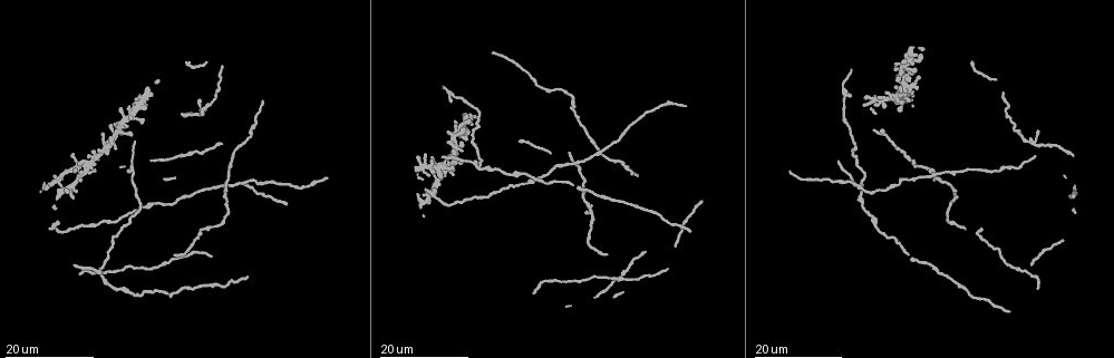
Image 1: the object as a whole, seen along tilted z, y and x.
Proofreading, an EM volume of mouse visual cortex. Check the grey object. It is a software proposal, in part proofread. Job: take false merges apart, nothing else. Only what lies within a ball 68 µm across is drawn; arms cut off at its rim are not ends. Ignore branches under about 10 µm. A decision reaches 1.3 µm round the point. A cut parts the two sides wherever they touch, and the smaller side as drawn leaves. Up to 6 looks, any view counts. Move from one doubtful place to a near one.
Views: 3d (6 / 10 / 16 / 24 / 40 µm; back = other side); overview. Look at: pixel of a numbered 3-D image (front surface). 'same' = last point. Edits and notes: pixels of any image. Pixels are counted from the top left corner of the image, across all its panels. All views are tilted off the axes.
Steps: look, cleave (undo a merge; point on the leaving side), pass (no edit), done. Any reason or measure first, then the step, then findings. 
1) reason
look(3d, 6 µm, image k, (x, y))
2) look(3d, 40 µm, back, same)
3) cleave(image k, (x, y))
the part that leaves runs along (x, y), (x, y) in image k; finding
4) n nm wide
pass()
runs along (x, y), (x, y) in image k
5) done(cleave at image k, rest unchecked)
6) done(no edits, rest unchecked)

calibre changes
look(3d, 16 µm, image 1, (253, 128))

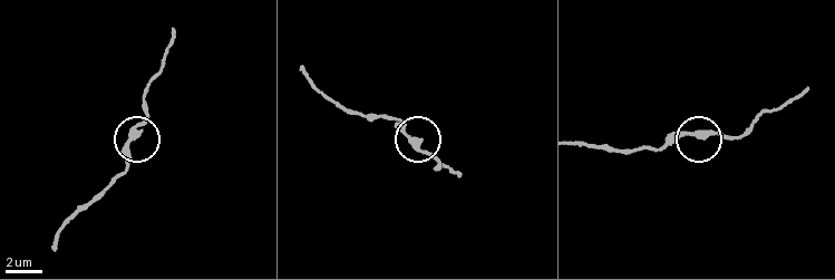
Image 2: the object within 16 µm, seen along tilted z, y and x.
look(3d, 10 µm, image 2, (133, 127))

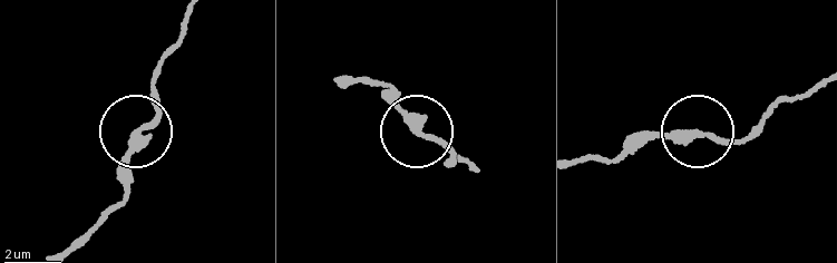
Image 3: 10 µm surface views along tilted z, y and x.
pass()
one neuron here

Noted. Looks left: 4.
four-way junction
look(3d, 24 µm, image 1, (436, 178))

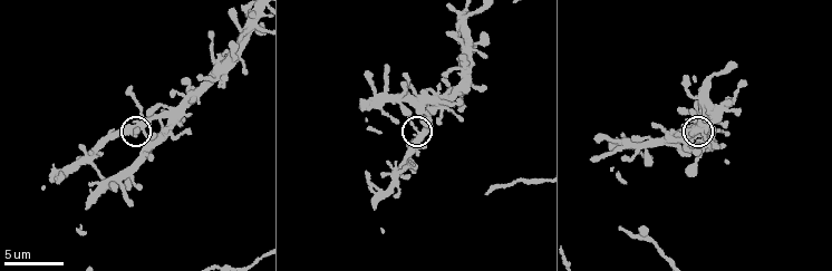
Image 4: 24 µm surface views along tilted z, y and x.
zoom in
look(3d, 10 µm, image 4, (142, 131))

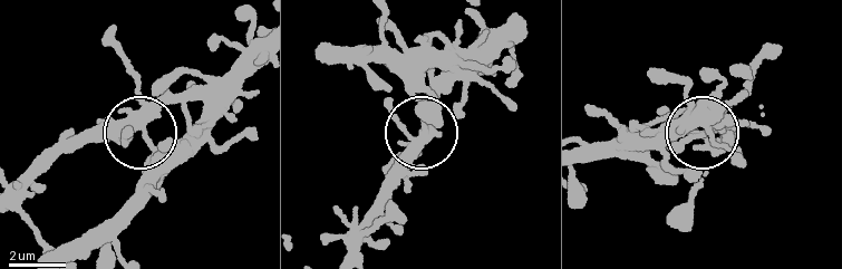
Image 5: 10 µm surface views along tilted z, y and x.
pass()
runs along (259, 44), (141, 125), (95, 126), (60, 141) in image 5; all the same neuron

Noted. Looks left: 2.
looks like a crossing
look(3d, 24 µm, image 1, (125, 122))

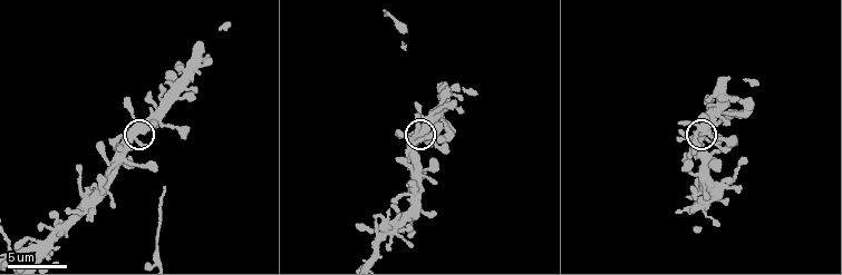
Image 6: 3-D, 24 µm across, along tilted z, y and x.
zoom in
look(3d, 10 µm, image 6, (133, 134))

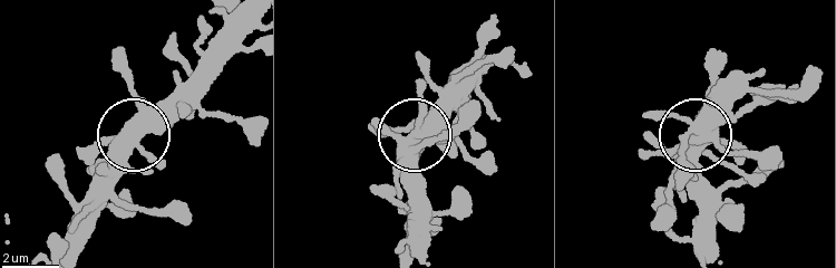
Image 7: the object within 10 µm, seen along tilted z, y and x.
450 nm wide
pass()
one neuron here

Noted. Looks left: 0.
done(no edits, rest unchecked)

